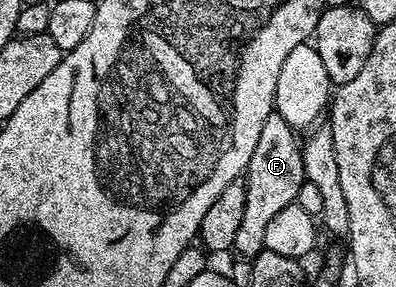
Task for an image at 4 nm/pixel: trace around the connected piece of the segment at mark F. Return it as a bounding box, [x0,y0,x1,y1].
[233,111,306,259]

